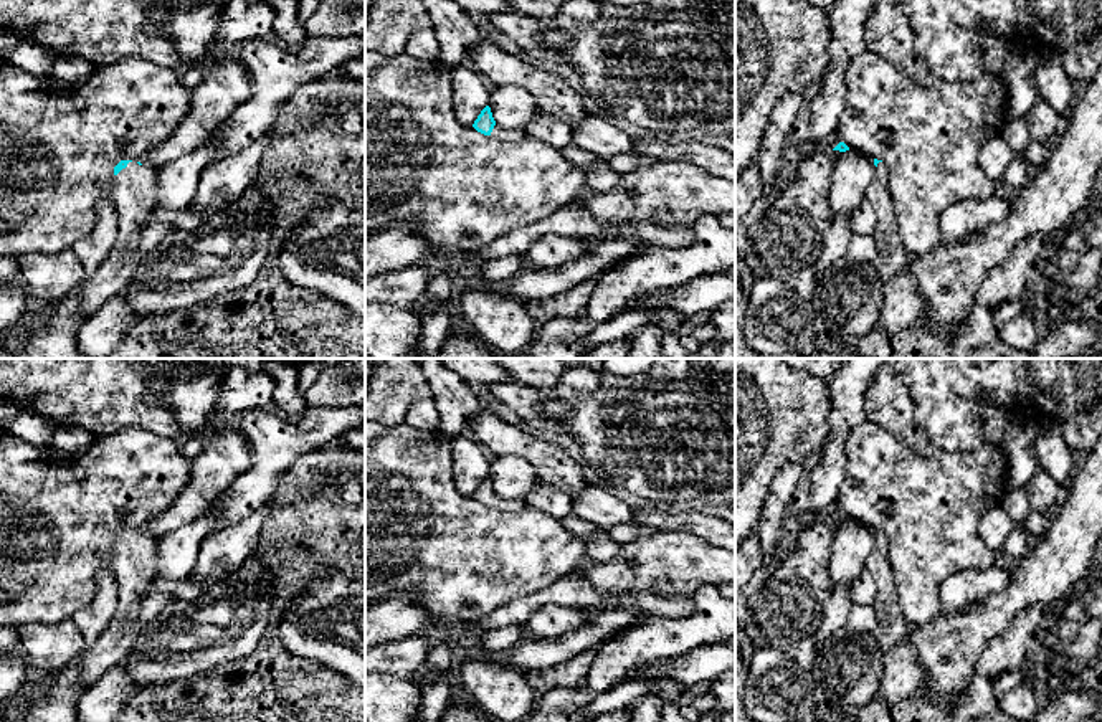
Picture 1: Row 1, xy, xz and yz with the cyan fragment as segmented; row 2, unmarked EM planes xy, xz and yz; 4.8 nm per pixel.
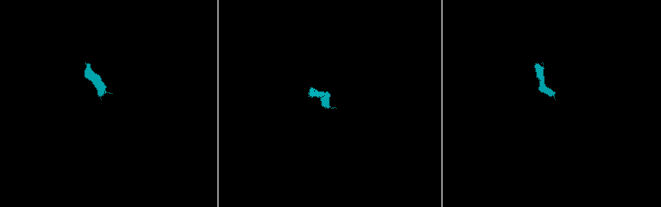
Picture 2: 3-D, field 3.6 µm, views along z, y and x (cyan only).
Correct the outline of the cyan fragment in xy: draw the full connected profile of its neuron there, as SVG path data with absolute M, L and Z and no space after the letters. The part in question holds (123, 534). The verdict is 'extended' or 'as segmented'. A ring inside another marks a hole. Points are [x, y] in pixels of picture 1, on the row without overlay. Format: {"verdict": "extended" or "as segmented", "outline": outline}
{"verdict": "extended", "outline": "M121 530L114 537L111 567L119 587L117 606L99 638L81 654L81 682L84 687L91 687L106 671L122 663L135 644L144 626L139 621L140 601L144 600L149 585L159 578L155 539L134 530Z"}

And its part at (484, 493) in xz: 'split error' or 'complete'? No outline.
split error

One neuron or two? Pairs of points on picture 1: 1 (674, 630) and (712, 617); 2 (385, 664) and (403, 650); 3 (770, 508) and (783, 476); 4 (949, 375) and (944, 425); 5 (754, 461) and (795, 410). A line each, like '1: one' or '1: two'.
1: one
2: one
3: one
4: one
5: one

